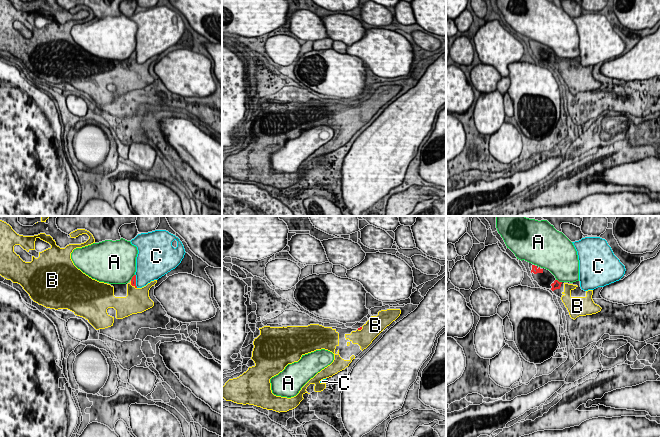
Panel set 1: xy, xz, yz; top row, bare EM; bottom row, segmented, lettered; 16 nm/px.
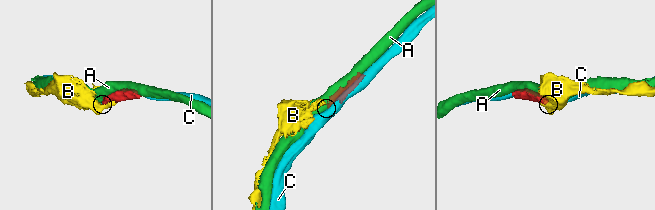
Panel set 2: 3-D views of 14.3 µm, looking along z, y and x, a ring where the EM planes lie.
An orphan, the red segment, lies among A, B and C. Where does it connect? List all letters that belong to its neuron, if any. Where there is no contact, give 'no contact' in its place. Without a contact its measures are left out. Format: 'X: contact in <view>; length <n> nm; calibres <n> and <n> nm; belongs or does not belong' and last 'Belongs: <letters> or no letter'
A: contact in yz; length 110 nm; calibres 130 and 440 nm; does not belong
B: contact in xy; length 160 nm; calibres 100 and 380 nm; belongs
C: contact in xy; length 220 nm; calibres 100 and 360 nm; does not belong
Belongs: B

